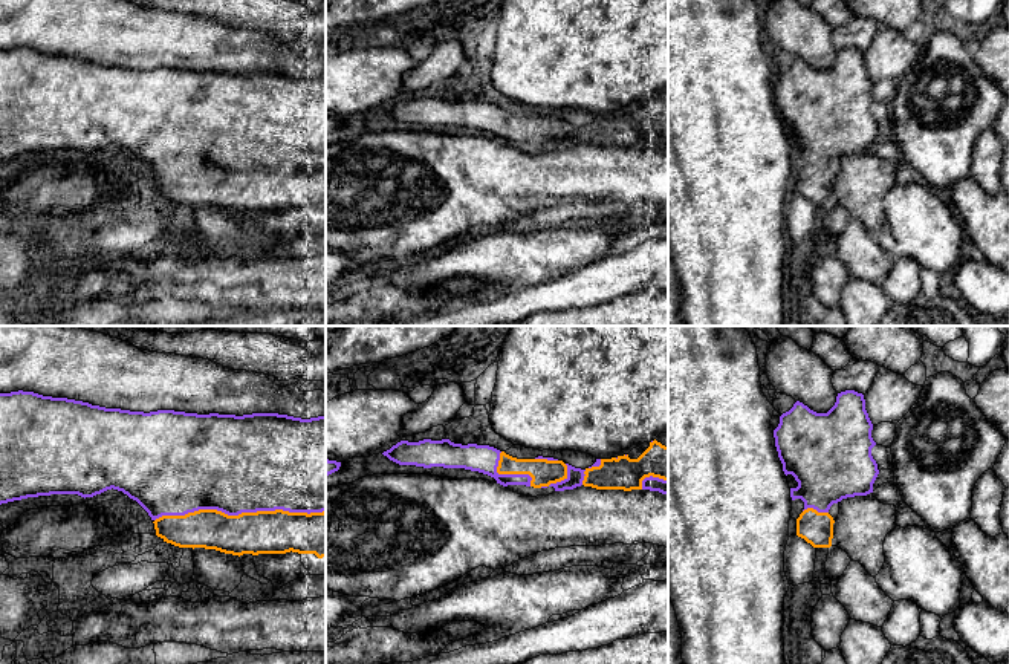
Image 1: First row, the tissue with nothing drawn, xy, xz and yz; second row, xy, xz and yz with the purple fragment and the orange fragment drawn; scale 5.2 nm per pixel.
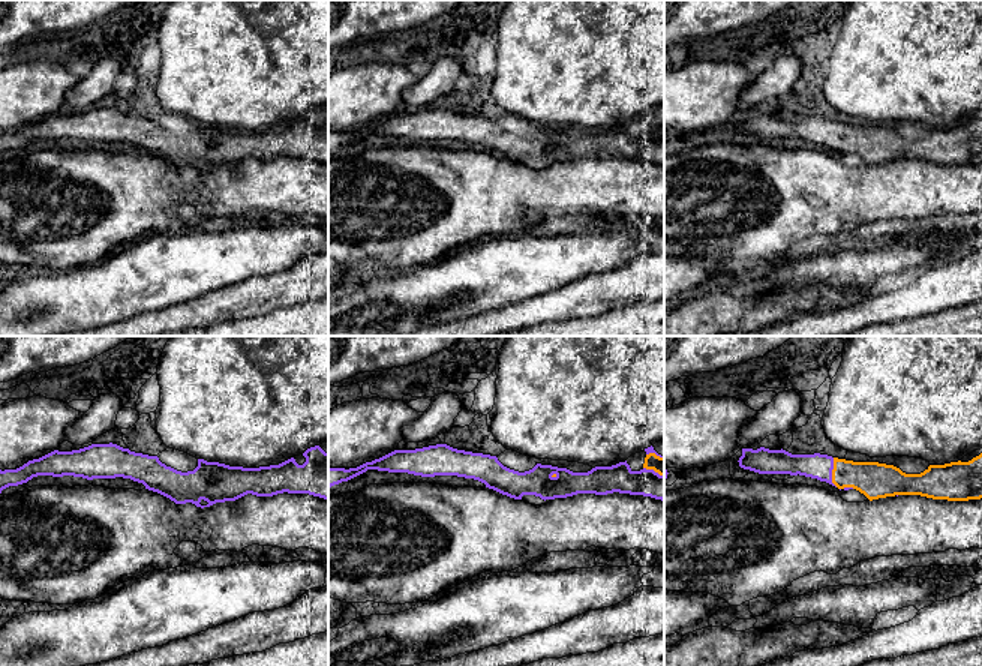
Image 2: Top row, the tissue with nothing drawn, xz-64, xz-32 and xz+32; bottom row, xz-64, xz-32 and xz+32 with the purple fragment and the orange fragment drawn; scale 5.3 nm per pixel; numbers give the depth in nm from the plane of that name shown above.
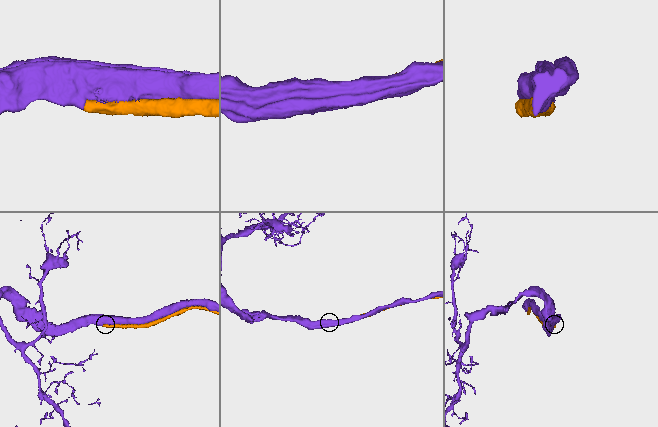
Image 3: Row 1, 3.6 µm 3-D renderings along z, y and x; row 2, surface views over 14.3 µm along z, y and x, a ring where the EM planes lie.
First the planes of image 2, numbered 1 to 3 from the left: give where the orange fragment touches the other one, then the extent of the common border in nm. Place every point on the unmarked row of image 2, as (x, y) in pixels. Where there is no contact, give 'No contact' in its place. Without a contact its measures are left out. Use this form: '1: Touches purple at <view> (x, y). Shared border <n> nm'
1: No contact
2: Touches purple at xz-32 (652, 134). Shared border 120 nm
3: Touches purple at xz+32 (831, 137). Shared border 160 nm

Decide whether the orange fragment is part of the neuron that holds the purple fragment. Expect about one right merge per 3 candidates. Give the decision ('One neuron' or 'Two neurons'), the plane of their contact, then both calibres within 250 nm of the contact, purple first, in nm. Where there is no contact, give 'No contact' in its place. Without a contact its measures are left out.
One neuron. Touches purple in xy. Thickness 500 nm (purple) against 220 nm

